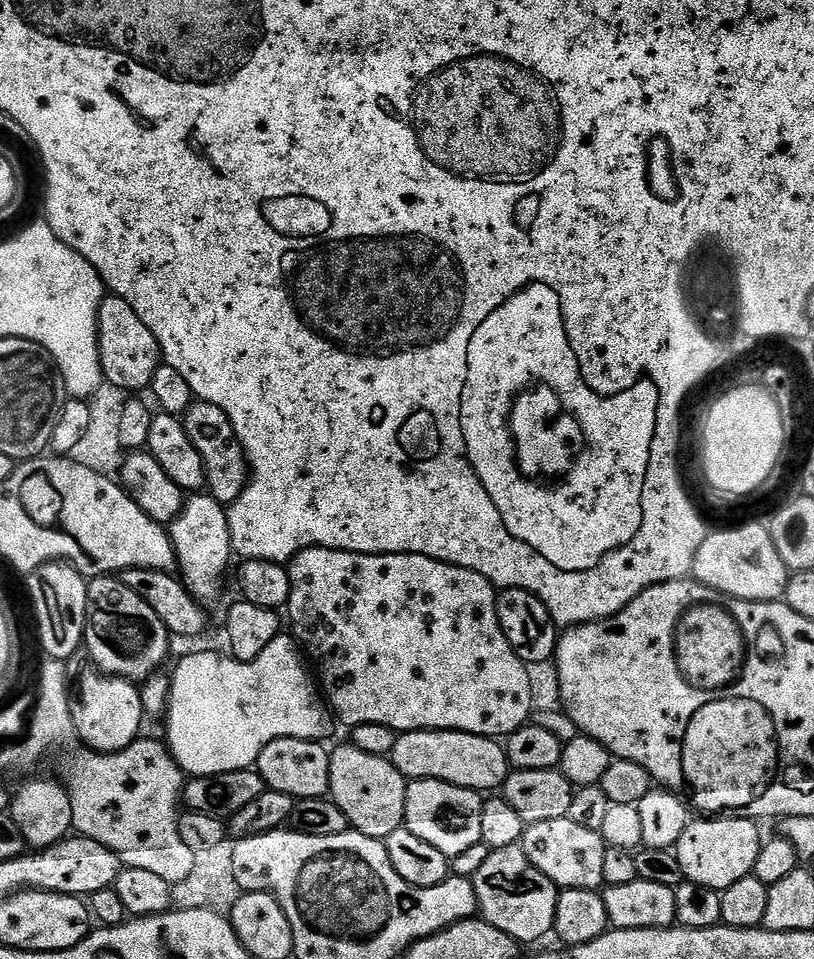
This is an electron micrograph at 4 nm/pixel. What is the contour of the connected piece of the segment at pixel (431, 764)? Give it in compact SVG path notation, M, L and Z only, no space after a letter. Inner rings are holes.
M416 730L411 736L412 756L429 772L429 777L489 790L499 789L510 775L510 755L499 739L455 730Z

